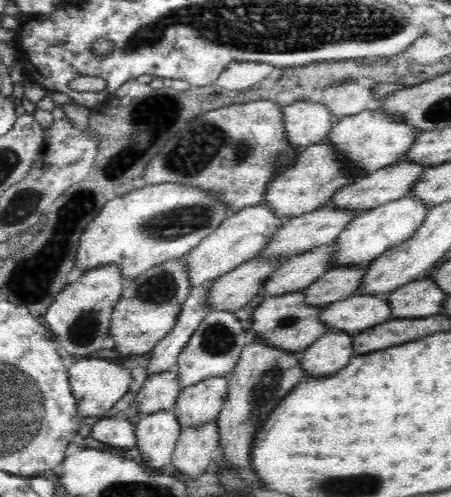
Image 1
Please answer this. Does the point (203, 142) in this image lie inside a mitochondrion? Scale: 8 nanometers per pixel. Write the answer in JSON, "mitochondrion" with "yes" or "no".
{"mitochondrion":"yes"}

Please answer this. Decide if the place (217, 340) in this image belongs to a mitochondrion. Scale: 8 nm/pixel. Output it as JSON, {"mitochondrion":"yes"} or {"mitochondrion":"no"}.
{"mitochondrion":"yes"}

